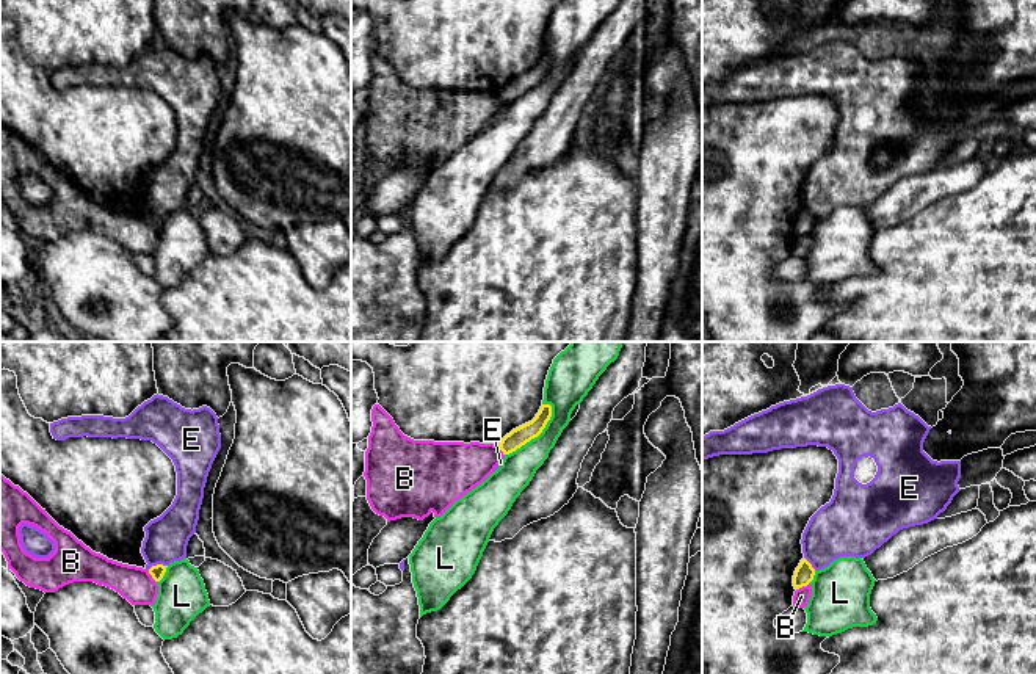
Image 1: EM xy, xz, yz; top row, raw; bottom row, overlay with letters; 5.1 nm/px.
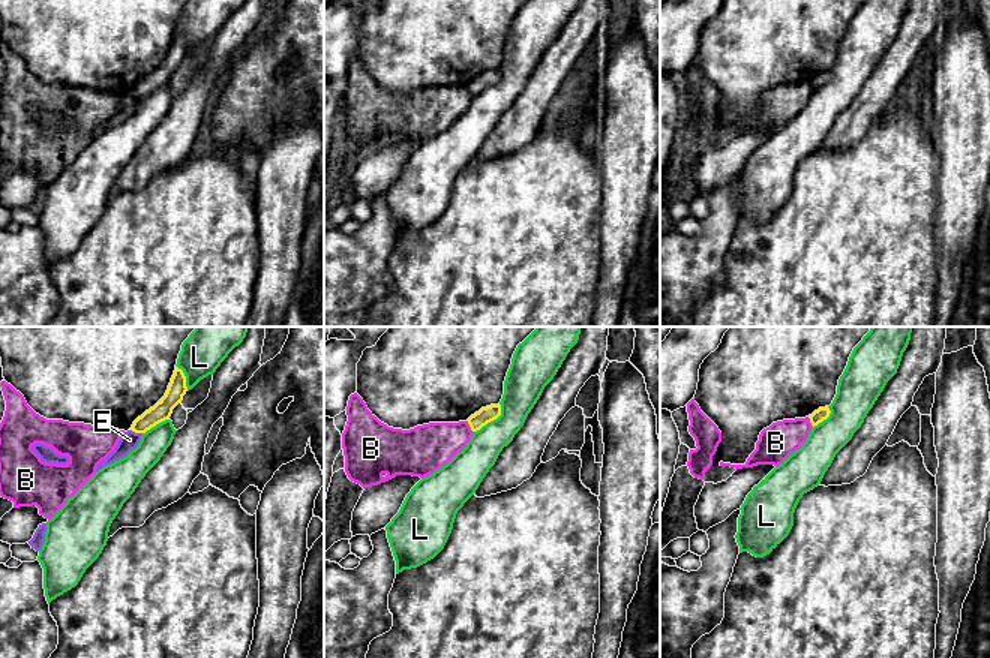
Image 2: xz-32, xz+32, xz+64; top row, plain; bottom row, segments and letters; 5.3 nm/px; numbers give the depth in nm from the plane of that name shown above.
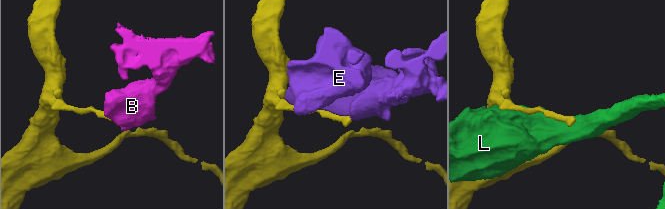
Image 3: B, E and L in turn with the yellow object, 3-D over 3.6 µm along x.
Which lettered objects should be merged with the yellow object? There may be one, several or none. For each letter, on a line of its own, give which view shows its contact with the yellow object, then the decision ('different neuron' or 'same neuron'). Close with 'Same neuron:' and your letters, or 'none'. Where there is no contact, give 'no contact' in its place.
B: yz | different neuron
E: xy | different neuron
L: xz | different neuron
Same neuron: none

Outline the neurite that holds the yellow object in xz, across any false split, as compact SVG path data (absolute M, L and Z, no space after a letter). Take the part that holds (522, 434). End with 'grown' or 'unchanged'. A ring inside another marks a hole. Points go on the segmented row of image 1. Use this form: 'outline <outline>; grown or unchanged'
outline M542 404L539 412L531 422L513 429L502 439L498 447L503 451L503 455L509 455L517 448L520 448L522 445L525 445L527 442L530 442L531 439L538 437L545 428L550 417L552 417L552 406Z; unchanged

